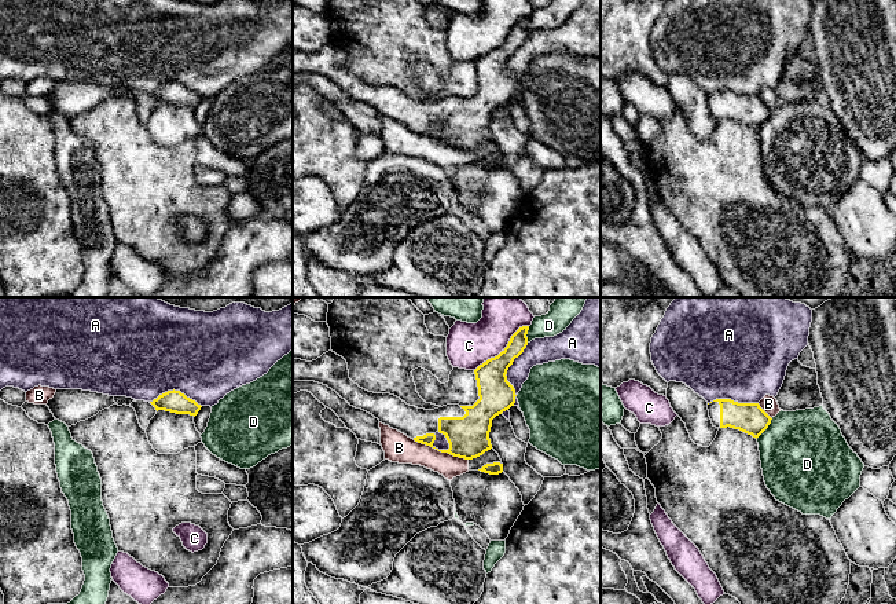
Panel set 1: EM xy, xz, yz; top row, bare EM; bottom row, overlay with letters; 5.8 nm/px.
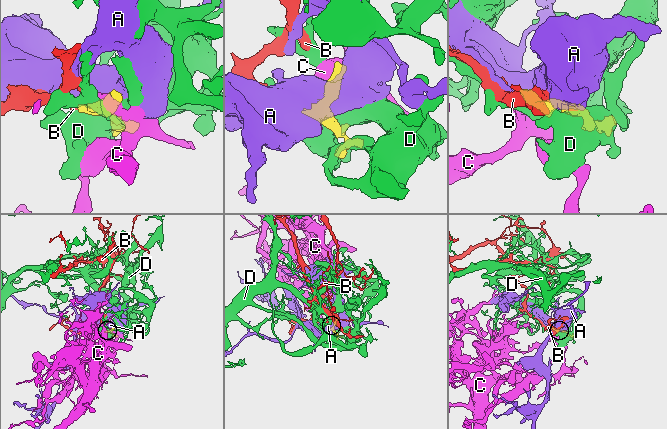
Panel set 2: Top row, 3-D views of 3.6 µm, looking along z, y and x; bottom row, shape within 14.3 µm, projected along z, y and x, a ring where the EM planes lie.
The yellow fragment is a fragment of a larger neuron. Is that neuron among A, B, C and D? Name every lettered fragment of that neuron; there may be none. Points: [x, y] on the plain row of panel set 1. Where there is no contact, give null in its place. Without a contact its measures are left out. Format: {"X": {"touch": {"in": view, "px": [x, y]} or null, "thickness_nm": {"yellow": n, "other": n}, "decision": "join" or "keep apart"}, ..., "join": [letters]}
{"A": {"touch": {"in": "xz", "px": [506, 65]}, "thickness_nm": {"yellow": 200, "other": 150}, "decision": "keep apart"}, "B": {"touch": {"in": "xz", "px": [440, 142]}, "thickness_nm": {"yellow": 240, "other": 170}, "decision": "keep apart"}, "C": {"touch": {"in": "xz", "px": [505, 40]}, "thickness_nm": {"yellow": 190, "other": 260}, "decision": "keep apart"}, "D": {"touch": {"in": "yz", "px": [766, 120]}, "thickness_nm": {"yellow": 180, "other": 480}, "decision": "keep apart"}, "join": []}

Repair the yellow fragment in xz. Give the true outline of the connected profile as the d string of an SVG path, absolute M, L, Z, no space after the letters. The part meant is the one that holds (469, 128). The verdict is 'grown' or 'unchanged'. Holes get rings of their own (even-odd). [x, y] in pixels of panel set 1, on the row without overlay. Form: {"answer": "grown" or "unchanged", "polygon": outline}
{"answer": "grown", "polygon": "M529 18L519 19L511 28L507 39L497 48L488 51L474 62L480 91L473 98L447 96L434 102L425 102L410 98L400 89L390 85L368 84L349 70L346 52L333 43L323 45L312 54L293 51L293 73L315 73L327 77L350 98L372 106L379 111L379 114L397 121L418 135L433 139L436 132L434 125L440 124L447 129L449 140L438 143L464 151L473 151L492 140L489 131L492 111L515 95L515 81L507 73L506 66L514 51L518 50L526 40L528 22Z"}

